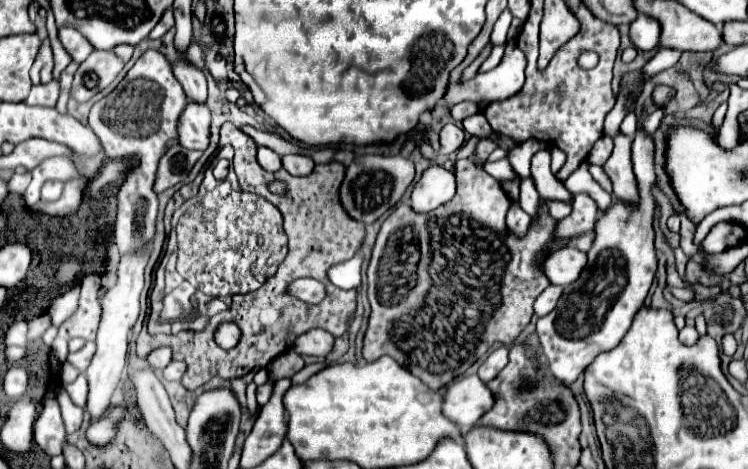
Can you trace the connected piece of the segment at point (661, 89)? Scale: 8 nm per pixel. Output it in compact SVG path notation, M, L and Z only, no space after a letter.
M656 86L654 92L652 92L652 102L658 108L664 108L674 96L676 96L676 90L674 88L670 88L670 86Z

